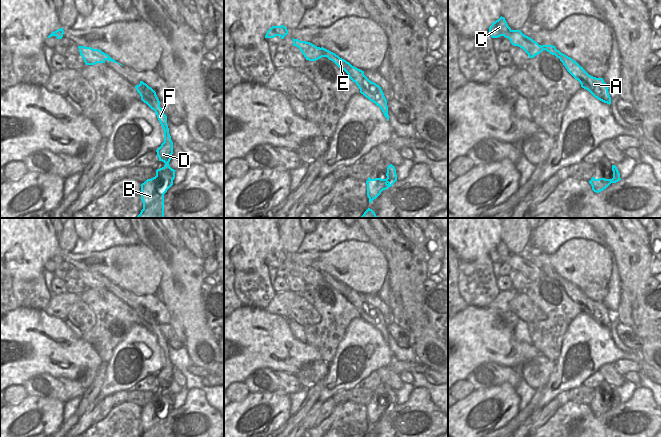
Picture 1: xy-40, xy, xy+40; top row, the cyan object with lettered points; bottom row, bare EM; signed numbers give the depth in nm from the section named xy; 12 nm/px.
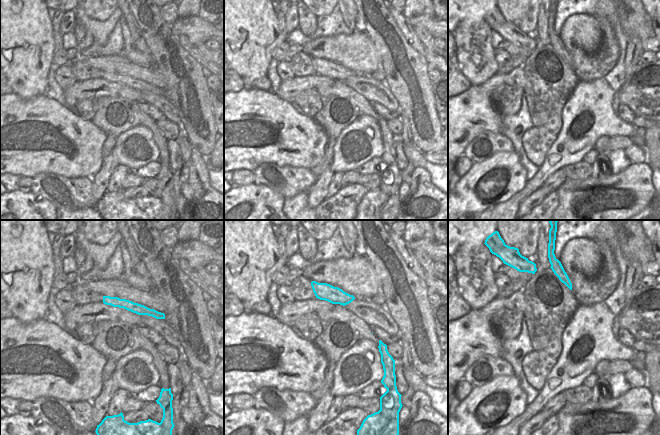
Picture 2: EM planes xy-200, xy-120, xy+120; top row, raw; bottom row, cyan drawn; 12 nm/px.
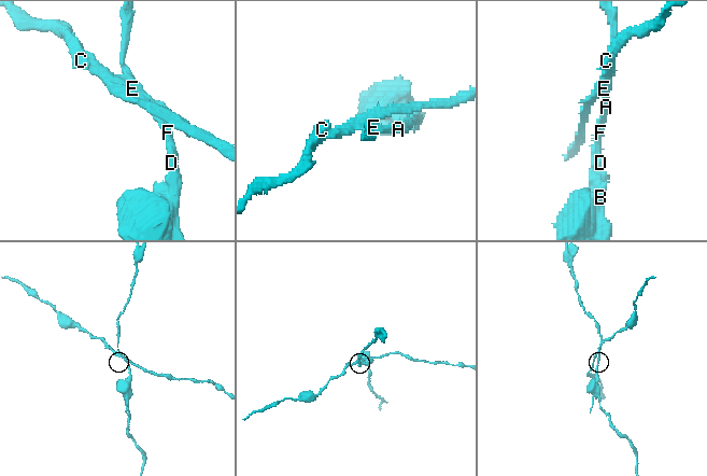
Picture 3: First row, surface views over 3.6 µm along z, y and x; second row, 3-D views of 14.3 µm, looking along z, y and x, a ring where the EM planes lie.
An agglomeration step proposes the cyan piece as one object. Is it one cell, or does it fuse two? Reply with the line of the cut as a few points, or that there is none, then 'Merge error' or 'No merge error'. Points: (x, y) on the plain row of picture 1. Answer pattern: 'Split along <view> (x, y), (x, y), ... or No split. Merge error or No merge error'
Split along xy (320, 272), (327, 280). Merge error

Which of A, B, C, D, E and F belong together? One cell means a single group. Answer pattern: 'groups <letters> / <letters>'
groups A B D E F / C

